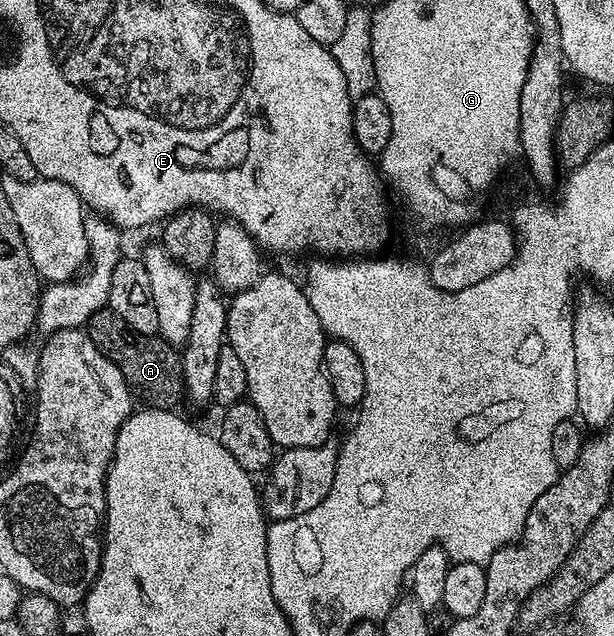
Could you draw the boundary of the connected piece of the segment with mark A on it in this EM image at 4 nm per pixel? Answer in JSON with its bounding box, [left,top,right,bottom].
[86,307,184,410]

